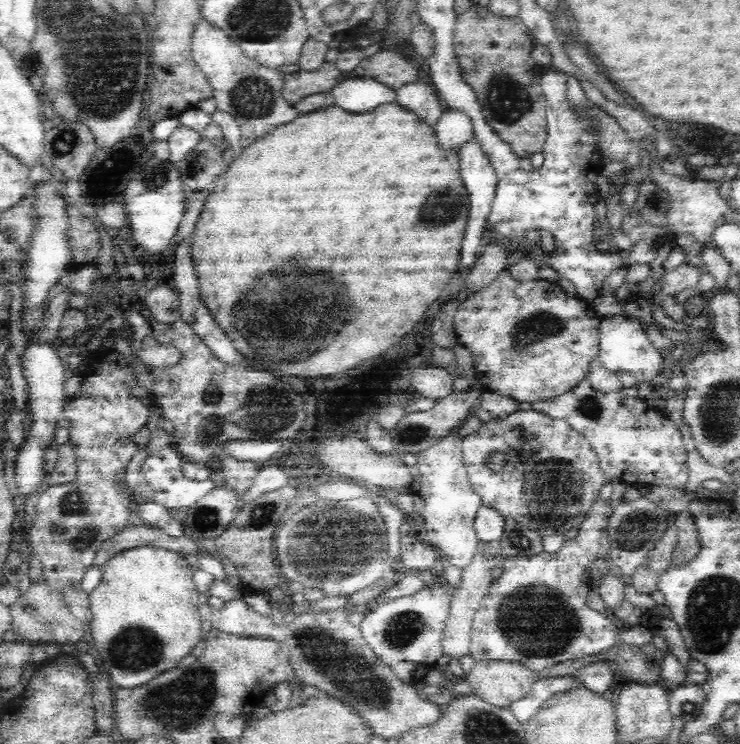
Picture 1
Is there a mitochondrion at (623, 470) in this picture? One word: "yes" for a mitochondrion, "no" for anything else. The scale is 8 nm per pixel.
no

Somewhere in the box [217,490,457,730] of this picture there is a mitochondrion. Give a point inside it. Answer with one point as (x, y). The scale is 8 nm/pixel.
(335, 550)

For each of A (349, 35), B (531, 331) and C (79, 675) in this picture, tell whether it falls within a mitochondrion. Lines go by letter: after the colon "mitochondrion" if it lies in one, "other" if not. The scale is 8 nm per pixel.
A: other
B: mitochondrion
C: other

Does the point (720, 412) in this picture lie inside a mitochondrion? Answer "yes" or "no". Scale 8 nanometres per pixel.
yes

